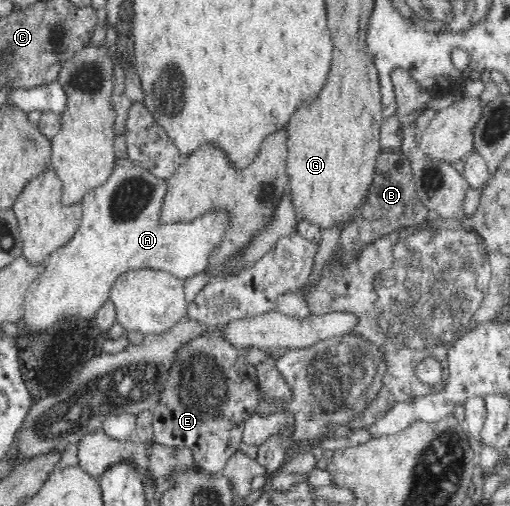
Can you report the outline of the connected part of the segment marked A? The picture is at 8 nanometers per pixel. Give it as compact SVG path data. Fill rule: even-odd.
M118 157L114 160L110 177L85 193L80 203L82 212L78 225L71 238L47 255L42 273L30 284L20 320L24 331L32 331L30 335L41 334L50 327L56 327L58 319L62 319L64 323L69 323L70 319L90 321L109 298L115 279L130 268L164 270L181 280L206 272L210 257L213 257L214 251L224 243L224 235L232 226L232 210L218 206L210 208L193 220L162 222L160 211L164 205L167 187L167 179L149 171L140 160L130 157Z

